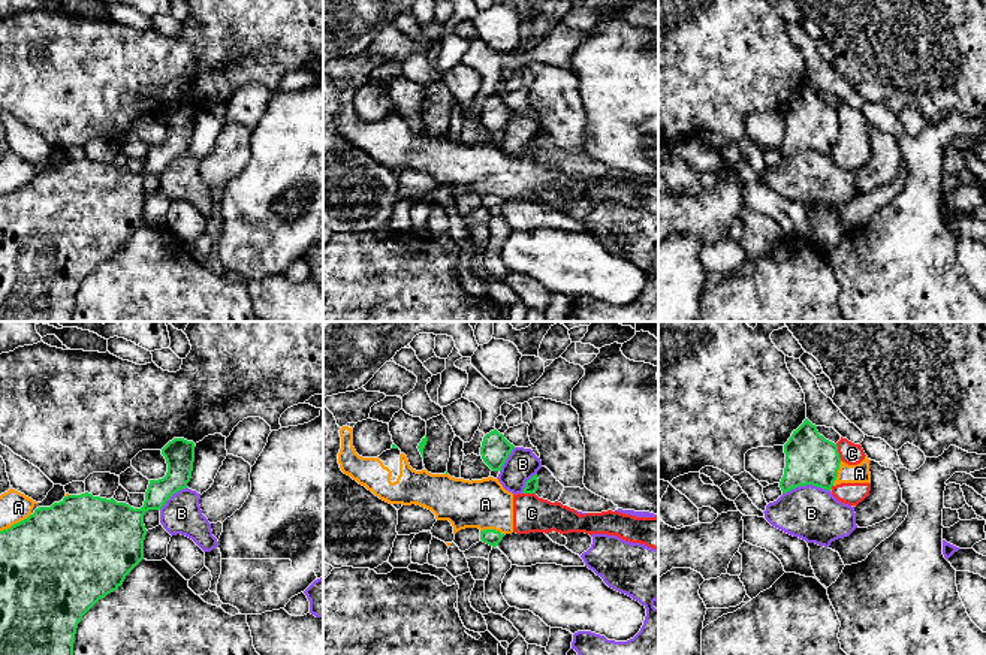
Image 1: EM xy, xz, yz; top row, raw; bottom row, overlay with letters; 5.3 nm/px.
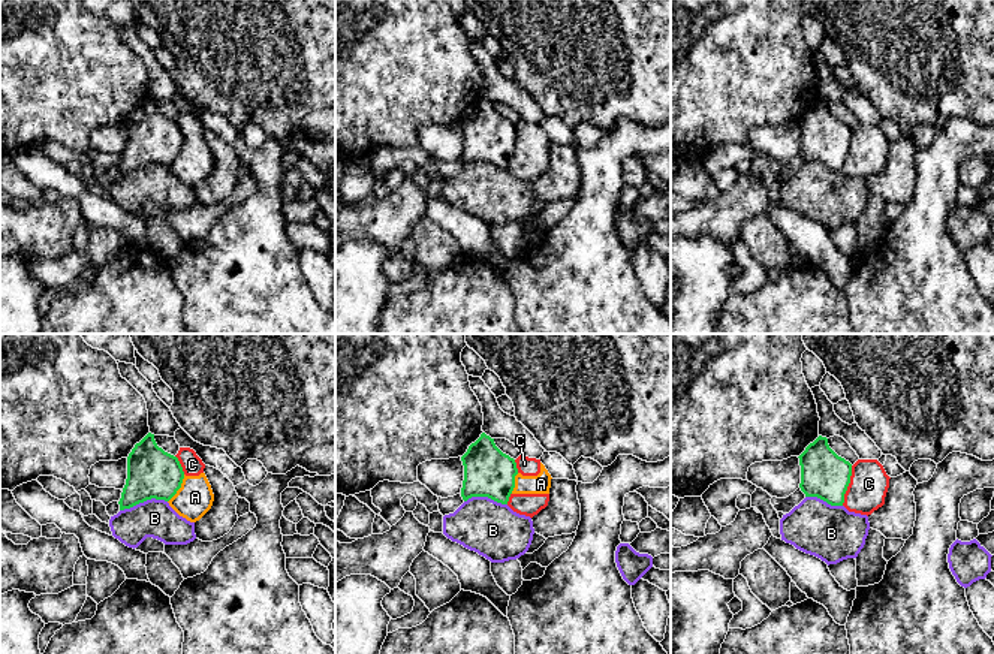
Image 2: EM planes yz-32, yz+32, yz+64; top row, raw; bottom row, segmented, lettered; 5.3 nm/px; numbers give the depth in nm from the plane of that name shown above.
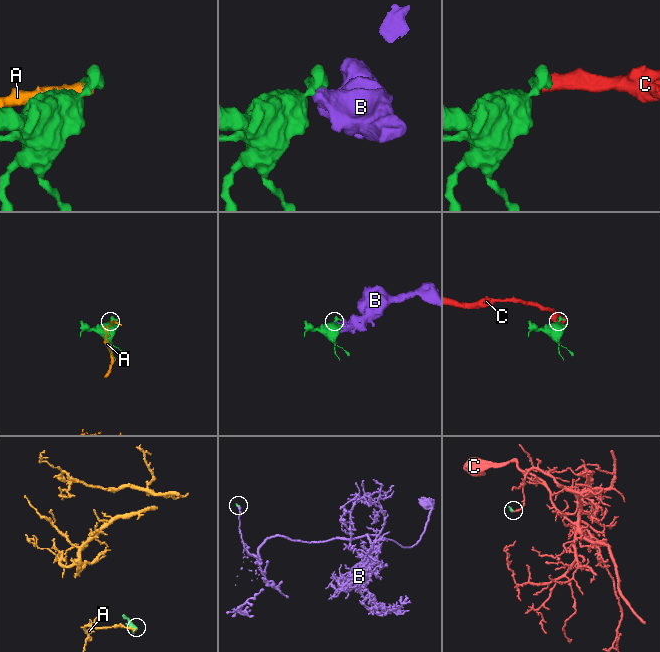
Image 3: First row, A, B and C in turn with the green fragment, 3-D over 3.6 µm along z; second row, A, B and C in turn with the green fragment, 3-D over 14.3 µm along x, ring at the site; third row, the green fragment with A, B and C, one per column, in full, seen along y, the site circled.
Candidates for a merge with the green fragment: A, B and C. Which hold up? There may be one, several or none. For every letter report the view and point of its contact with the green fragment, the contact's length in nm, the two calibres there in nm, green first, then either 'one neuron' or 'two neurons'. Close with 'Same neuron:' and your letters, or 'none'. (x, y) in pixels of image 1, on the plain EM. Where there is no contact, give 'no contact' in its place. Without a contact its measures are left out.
A: contact xy (15, 189); length 190 nm; calibres 500 and 160 nm; two neurons
B: contact yz (805, 150); length 260 nm; calibres 280 and 300 nm; two neurons
C: contact yz (837, 117); length 90 nm; calibres 280 and 120 nm; two neurons
Same neuron: none

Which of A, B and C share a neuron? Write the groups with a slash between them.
A C / B

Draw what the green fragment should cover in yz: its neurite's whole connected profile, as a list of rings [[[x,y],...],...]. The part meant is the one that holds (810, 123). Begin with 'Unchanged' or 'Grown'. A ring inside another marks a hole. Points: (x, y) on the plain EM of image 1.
Unchanged. [[[808,84],[793,96],[784,118],[786,133],[780,147],[783,159],[806,150],[832,154],[841,129],[838,111],[820,100]]]

